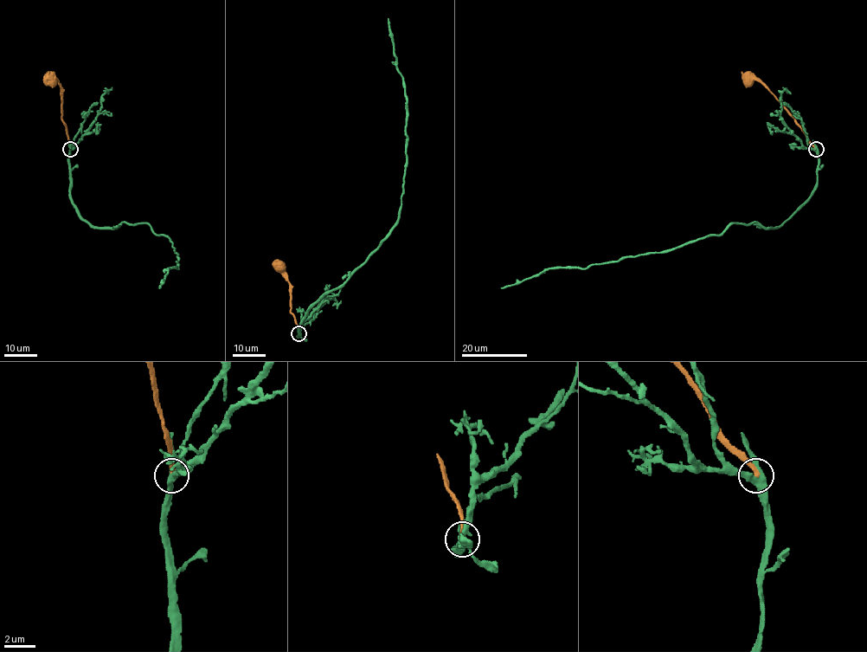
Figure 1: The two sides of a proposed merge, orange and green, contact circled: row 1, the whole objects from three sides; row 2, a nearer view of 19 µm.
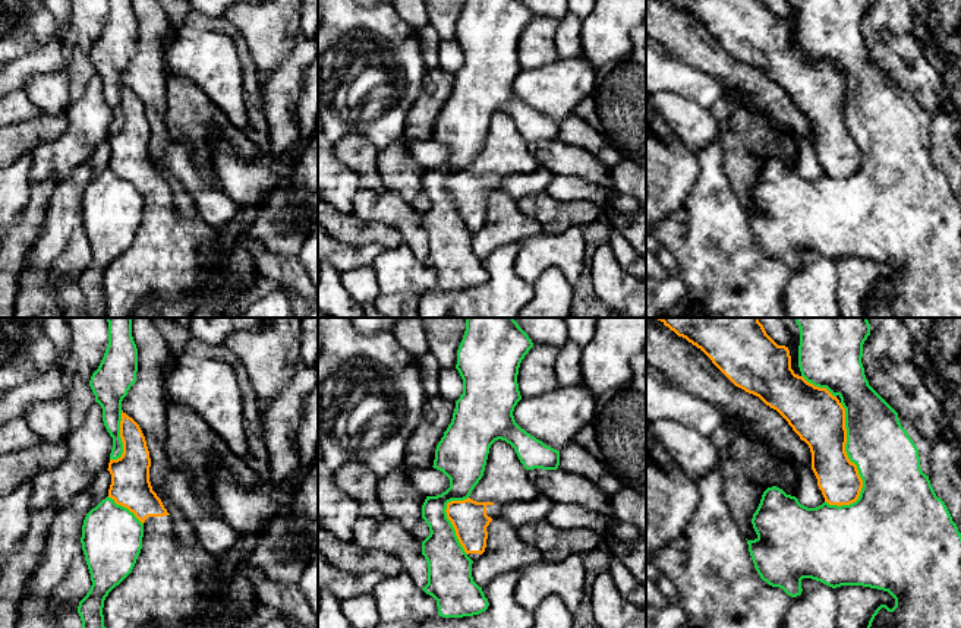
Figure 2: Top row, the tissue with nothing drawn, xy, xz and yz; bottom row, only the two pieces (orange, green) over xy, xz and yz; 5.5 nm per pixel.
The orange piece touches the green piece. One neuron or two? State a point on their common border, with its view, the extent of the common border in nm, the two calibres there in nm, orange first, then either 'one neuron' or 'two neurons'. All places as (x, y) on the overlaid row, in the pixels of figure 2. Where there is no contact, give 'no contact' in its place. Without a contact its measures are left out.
yz (848, 460) | 600 nm | 260/340 nm | two neurons

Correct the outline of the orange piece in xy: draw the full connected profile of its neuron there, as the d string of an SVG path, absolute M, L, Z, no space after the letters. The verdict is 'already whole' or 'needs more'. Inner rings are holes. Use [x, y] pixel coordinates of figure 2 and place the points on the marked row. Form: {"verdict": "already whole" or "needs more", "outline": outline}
{"verdict": "needs more", "outline": "M122 411L120 438L123 442L123 454L117 460L110 460L108 471L111 474L111 485L108 498L117 505L127 508L144 524L142 549L136 559L132 572L116 586L104 600L103 615L105 628L148 628L157 624L161 628L177 628L188 619L204 616L201 628L208 628L211 621L217 616L226 615L223 599L226 596L229 581L211 587L204 583L204 578L212 574L217 568L217 559L207 552L201 543L183 545L173 530L173 518L164 508L161 499L152 490L149 482L151 458L146 446L145 436L139 425Z"}

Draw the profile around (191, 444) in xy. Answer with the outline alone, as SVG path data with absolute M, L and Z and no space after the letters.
M168 398L166 455L173 470L189 470L193 487L212 499L208 463L214 455L223 460L240 485L251 486L259 480L246 461L237 458L192 408Z

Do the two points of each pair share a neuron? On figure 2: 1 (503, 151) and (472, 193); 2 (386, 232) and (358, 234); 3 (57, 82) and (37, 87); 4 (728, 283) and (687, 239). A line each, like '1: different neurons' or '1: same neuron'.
1: same neuron
2: same neuron
3: same neuron
4: same neuron

